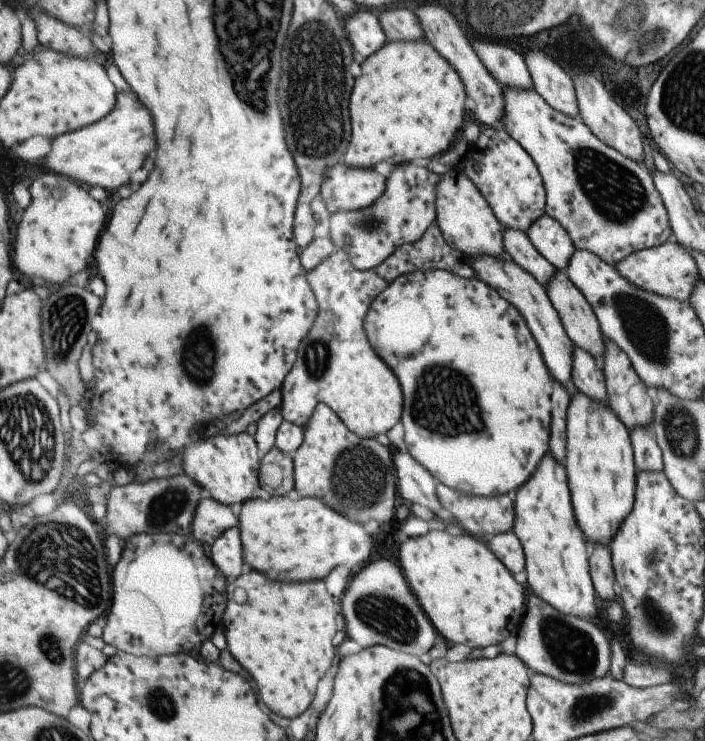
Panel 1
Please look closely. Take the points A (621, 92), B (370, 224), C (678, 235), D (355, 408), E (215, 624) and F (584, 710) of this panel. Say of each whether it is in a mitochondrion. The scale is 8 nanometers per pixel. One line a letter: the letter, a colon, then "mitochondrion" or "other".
A: other
B: mitochondrion
C: other
D: other
E: other
F: mitochondrion

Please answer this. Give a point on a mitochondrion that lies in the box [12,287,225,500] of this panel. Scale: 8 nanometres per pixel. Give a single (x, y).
(68, 313)

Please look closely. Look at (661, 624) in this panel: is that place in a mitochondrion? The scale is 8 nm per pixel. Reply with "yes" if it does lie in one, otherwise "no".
yes

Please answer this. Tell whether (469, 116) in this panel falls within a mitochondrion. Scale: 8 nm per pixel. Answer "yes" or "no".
no

